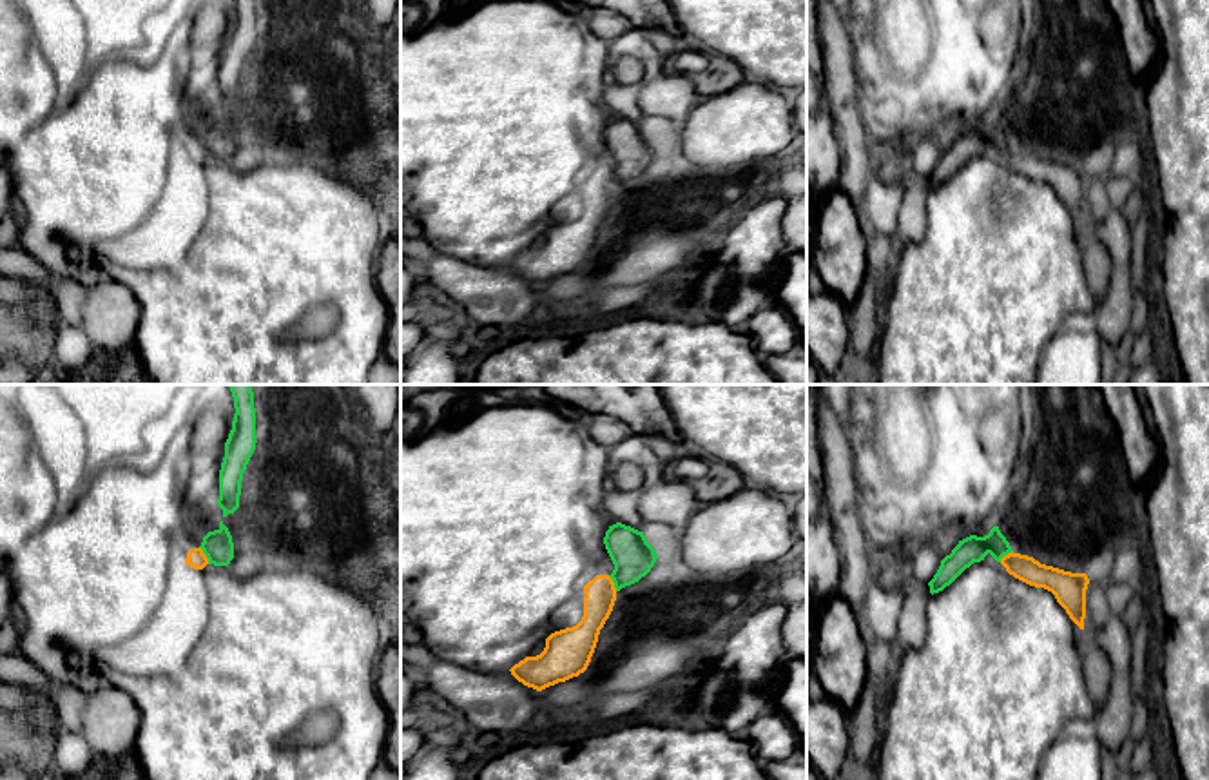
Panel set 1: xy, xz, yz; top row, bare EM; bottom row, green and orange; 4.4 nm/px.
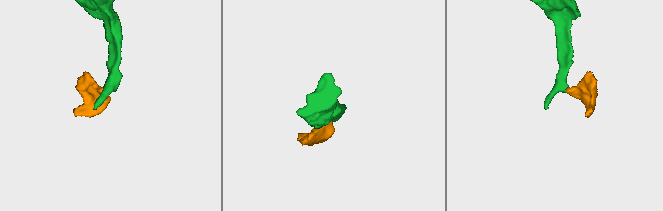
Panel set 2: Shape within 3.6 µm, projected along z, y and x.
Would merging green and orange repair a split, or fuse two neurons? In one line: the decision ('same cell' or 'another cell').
another cell

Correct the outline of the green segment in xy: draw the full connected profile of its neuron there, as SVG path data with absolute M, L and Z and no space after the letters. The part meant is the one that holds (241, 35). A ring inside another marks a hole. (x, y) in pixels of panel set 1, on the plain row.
M234 0L234 15L225 36L225 51L219 63L219 93L218 100L223 111L239 102L241 74L247 58L256 44L256 2Z

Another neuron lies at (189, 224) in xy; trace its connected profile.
M179 154L169 167L163 192L156 209L132 230L120 238L102 241L92 254L91 267L102 270L100 261L127 268L154 270L178 265L189 252L194 238L199 234L208 216L208 185L198 163Z

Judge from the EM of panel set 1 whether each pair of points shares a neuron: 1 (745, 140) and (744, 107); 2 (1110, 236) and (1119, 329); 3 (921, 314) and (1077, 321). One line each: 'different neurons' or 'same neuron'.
1: same neuron
2: same neuron
3: different neurons

